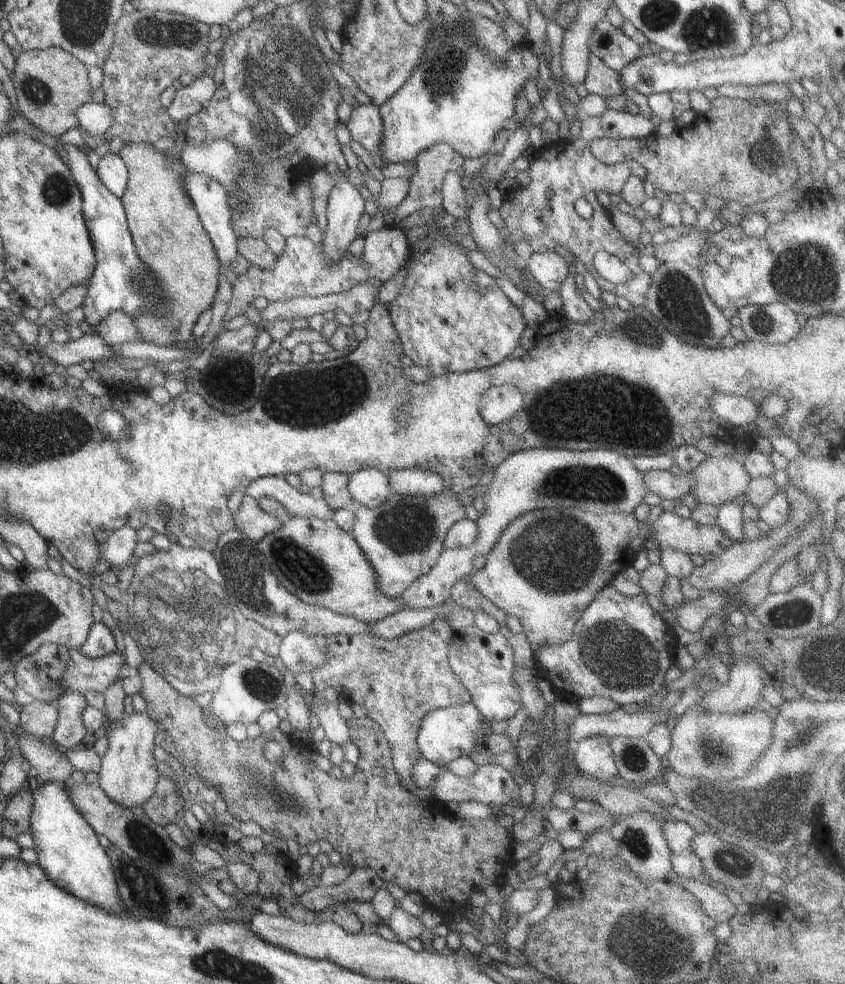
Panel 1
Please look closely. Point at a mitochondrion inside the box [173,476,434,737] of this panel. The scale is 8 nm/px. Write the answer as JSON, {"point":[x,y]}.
{"point":[251,585]}

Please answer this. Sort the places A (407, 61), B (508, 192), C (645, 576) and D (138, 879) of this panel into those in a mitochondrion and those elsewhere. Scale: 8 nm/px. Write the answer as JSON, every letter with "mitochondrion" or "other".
{"A":"mitochondrion","B":"other","C":"other","D":"mitochondrion"}

